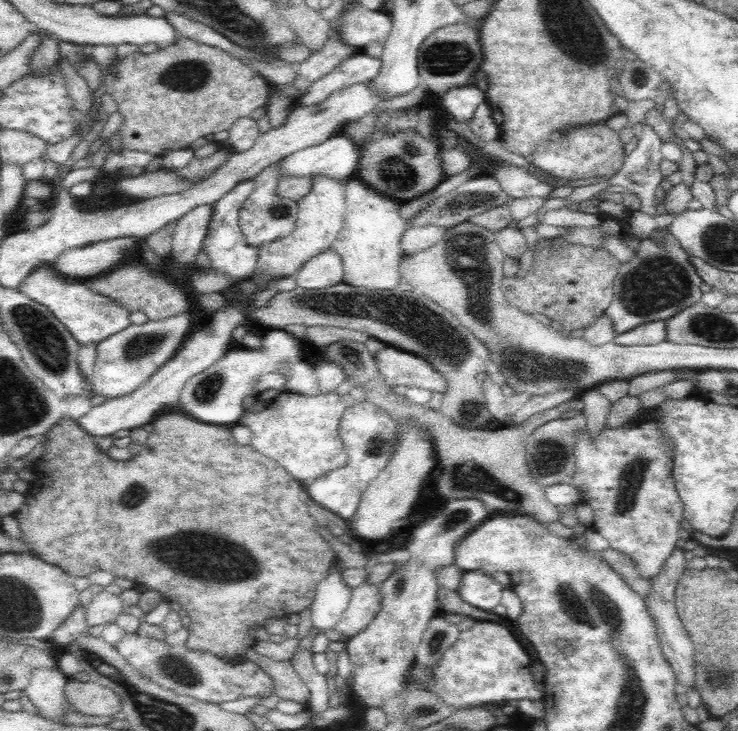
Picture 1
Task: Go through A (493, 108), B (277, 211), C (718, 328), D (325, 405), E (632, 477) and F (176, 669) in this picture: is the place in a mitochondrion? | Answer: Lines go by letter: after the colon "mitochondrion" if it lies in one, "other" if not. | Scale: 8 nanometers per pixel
A: other
B: mitochondrion
C: mitochondrion
D: other
E: mitochondrion
F: mitochondrion

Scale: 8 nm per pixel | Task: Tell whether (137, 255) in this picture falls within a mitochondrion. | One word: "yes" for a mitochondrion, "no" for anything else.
no

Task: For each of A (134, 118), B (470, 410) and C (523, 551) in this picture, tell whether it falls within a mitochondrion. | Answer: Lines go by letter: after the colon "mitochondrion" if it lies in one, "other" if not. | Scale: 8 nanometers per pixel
A: other
B: mitochondrion
C: other

